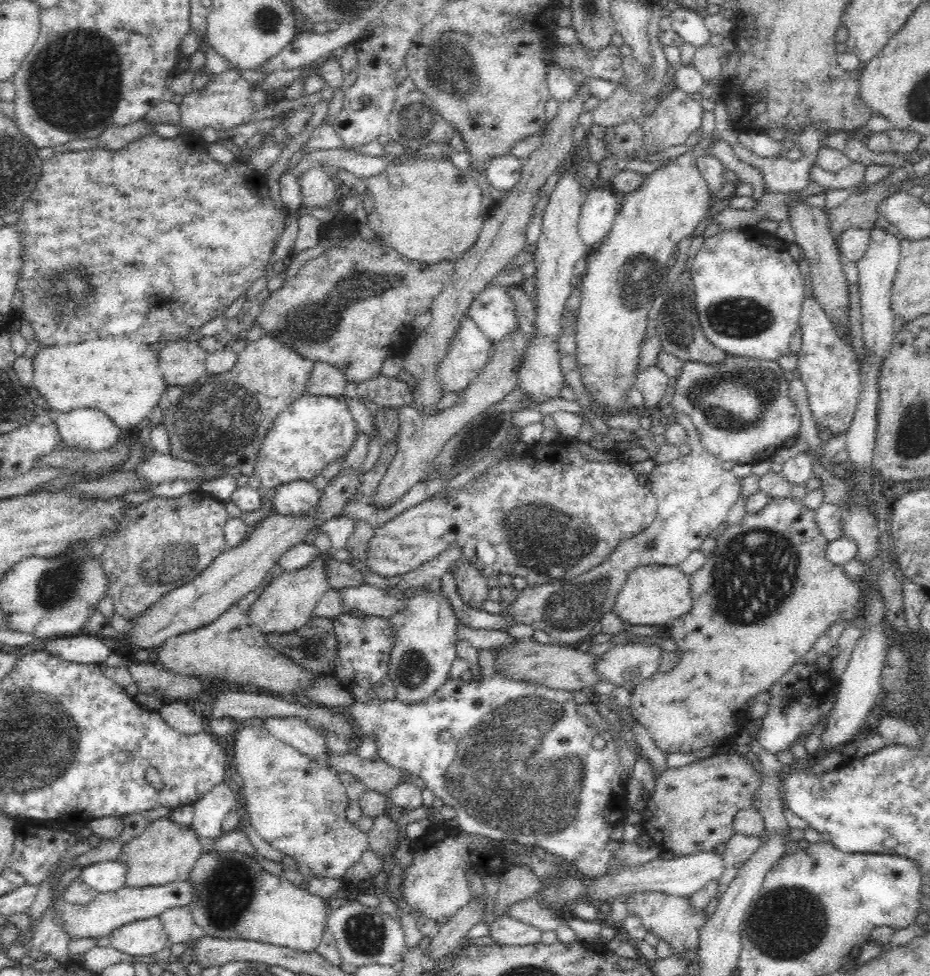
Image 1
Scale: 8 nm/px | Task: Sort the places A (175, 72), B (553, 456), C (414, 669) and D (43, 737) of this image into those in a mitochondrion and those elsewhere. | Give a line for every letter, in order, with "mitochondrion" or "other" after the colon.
A: other
B: other
C: mitochondrion
D: mitochondrion

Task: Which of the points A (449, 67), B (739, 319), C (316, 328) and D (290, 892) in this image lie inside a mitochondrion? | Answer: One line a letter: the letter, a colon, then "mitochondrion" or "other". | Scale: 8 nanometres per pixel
A: mitochondrion
B: mitochondrion
C: mitochondrion
D: other

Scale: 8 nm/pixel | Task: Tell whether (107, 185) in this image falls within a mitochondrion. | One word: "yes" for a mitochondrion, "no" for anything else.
no

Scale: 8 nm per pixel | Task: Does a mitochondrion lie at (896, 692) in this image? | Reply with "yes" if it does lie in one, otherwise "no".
yes

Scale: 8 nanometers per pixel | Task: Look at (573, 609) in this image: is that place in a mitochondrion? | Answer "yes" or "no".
yes

